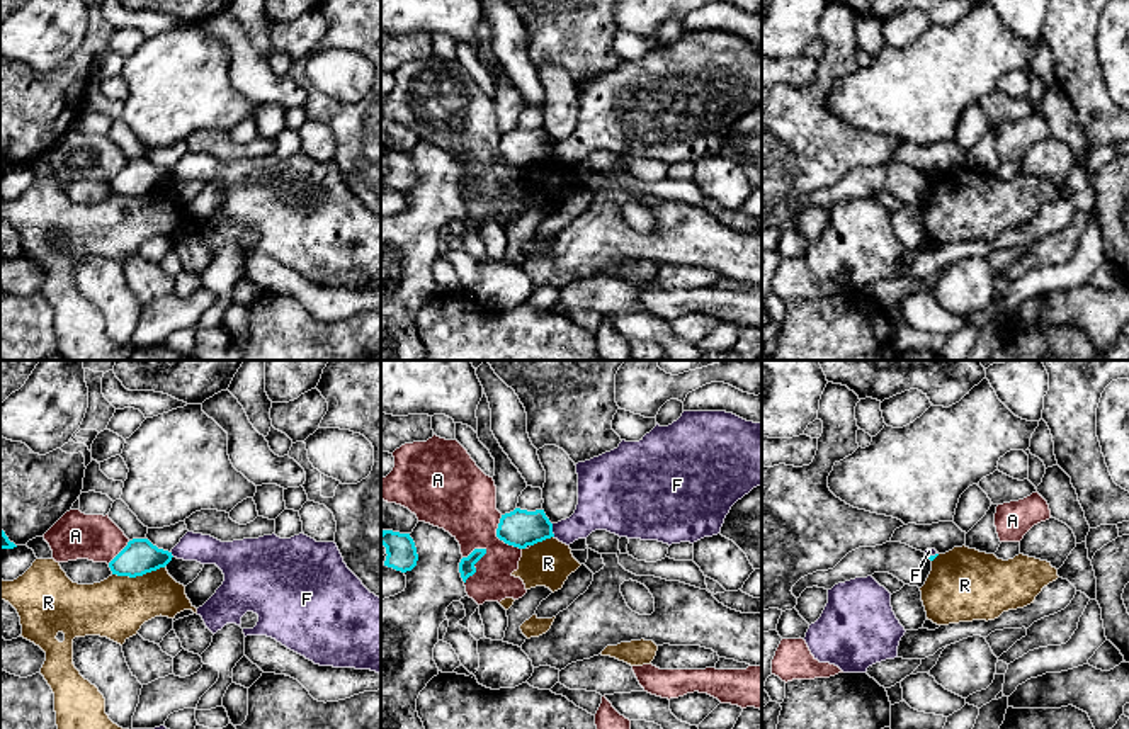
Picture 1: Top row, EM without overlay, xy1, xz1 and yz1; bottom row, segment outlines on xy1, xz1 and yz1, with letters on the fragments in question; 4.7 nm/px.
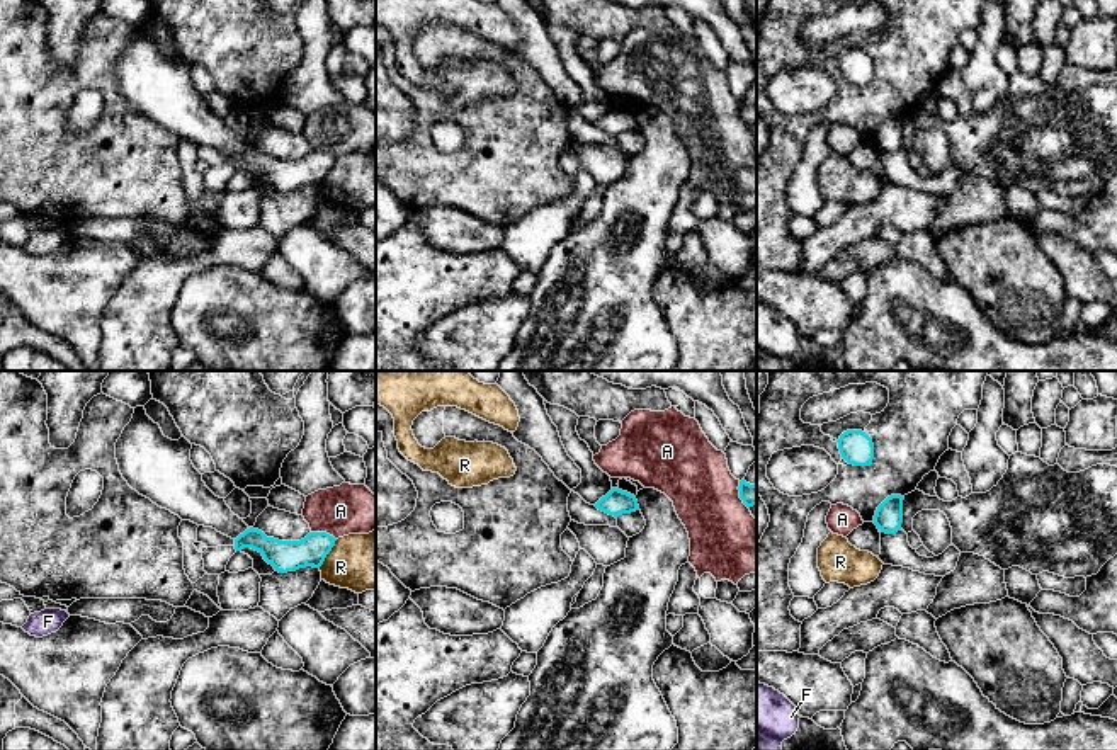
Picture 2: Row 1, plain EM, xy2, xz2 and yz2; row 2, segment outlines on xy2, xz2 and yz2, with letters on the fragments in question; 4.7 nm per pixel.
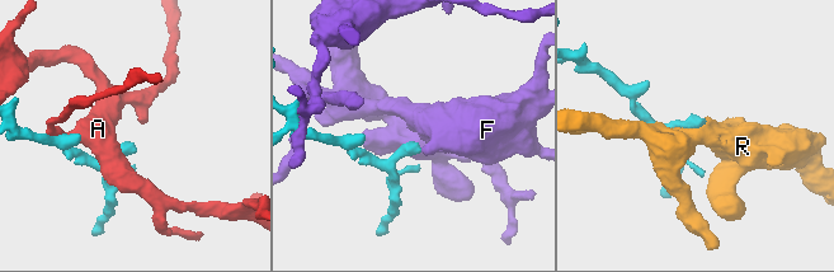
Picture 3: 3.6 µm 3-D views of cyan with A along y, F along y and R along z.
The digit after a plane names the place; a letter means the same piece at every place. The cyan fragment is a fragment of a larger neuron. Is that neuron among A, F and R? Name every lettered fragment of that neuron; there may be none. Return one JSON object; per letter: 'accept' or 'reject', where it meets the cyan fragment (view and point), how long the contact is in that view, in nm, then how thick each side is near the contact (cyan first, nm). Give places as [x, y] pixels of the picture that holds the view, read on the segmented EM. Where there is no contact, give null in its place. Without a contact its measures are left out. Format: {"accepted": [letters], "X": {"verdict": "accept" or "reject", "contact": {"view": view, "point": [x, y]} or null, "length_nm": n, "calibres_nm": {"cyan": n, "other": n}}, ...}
{"accepted": [], "A": {"verdict": "reject", "contact": {"view": "xz1", "point": [473, 566]}, "length_nm": 200, "calibres_nm": {"cyan": 80, "other": 260}}, "F": {"verdict": "reject", "contact": {"view": "xz1", "point": [551, 531]}, "length_nm": 70, "calibres_nm": {"cyan": 170, "other": 200}}, "R": {"verdict": "reject", "contact": {"view": "xy1", "point": [138, 575]}, "length_nm": 260, "calibres_nm": {"cyan": 170, "other": 280}}}

